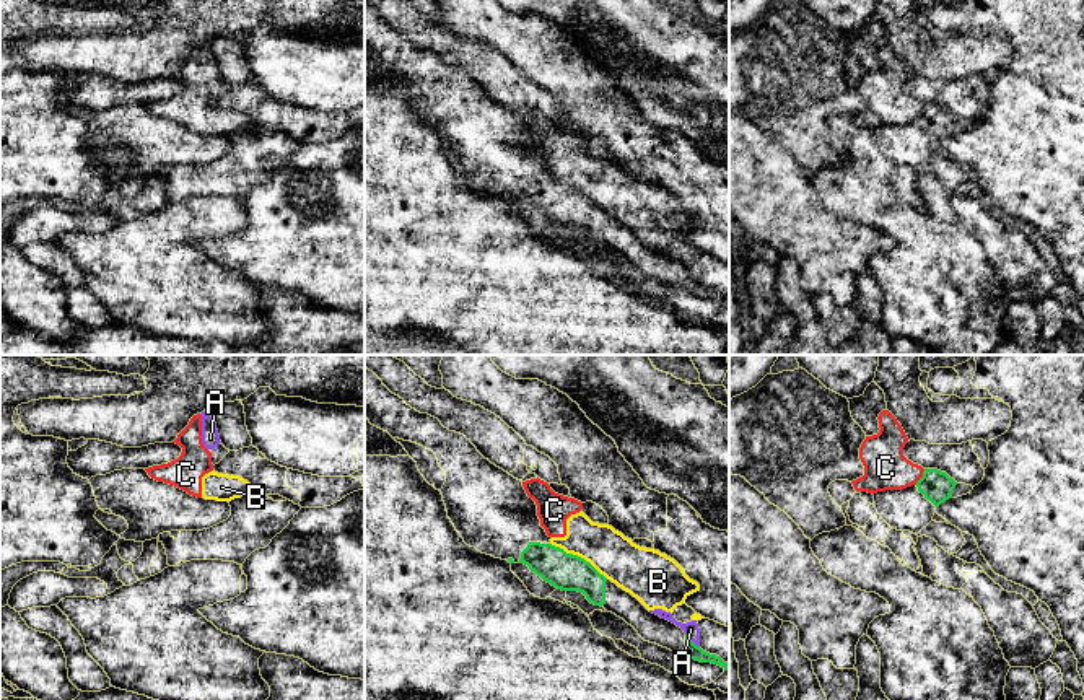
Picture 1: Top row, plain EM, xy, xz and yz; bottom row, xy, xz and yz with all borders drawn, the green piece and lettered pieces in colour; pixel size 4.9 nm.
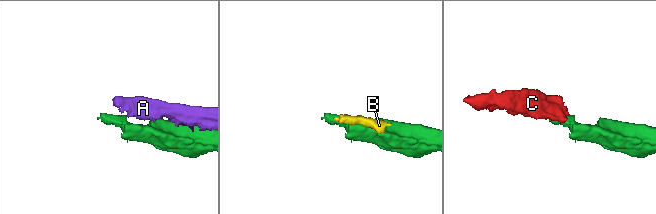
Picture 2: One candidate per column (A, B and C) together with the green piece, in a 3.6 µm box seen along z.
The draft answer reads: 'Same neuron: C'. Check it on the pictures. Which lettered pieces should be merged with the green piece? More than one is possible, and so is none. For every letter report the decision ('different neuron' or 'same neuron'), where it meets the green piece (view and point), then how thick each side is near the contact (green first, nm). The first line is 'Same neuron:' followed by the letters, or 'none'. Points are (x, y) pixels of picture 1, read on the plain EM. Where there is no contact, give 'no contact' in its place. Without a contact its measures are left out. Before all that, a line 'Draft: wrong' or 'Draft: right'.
Draft: wrong
Same neuron: none
A: different neuron | xz (690, 275) | 70/80 nm
B: different neuron | xz (580, 192) | 190/220 nm
C: different neuron | yz (922, 113) | 150/220 nm

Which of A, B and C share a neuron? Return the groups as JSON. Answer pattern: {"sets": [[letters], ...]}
{"sets": [["A", "B", "C"]]}

